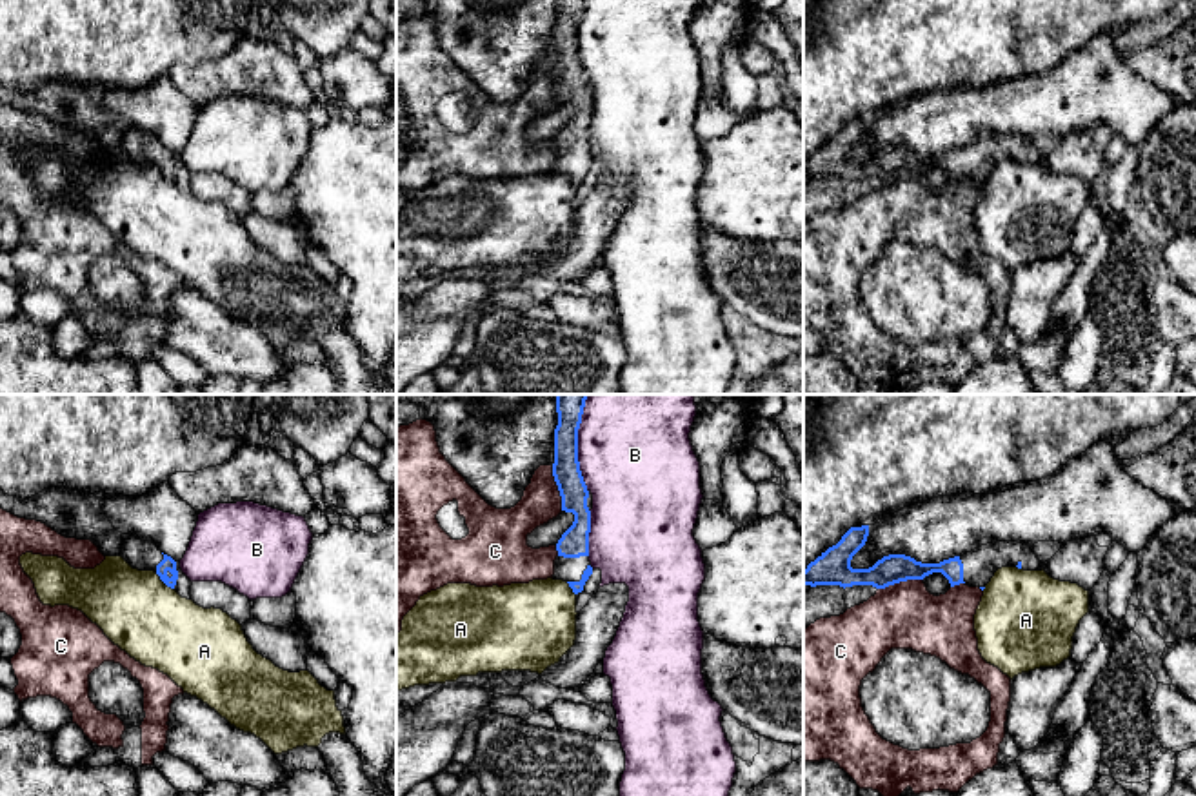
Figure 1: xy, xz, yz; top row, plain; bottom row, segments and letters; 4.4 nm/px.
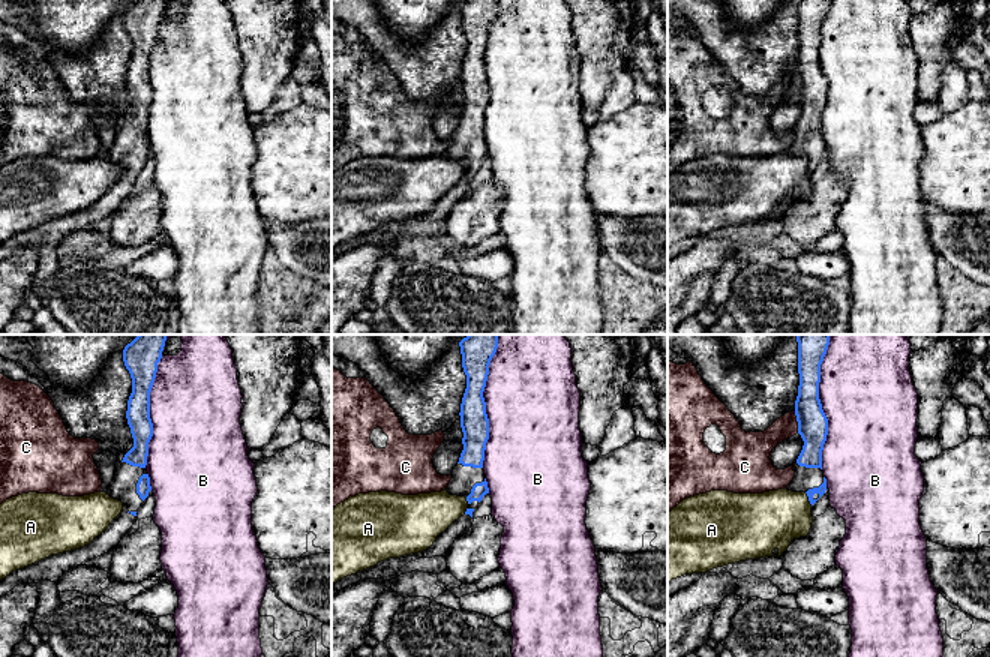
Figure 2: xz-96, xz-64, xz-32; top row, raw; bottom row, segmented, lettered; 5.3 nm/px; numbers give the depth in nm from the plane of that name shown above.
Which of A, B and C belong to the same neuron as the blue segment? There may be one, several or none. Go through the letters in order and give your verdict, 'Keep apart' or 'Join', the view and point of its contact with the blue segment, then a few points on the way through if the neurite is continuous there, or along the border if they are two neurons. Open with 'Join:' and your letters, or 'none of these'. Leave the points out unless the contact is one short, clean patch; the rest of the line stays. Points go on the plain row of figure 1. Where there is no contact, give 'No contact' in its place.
Join: none of these
A: Keep apart. Touches blue at xy (164, 175)
B: Keep apart. Touches blue at xz (577, 42)
C: Keep apart. Touches blue at xz (558, 80)

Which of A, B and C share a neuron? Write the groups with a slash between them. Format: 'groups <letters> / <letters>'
groups A / B / C

